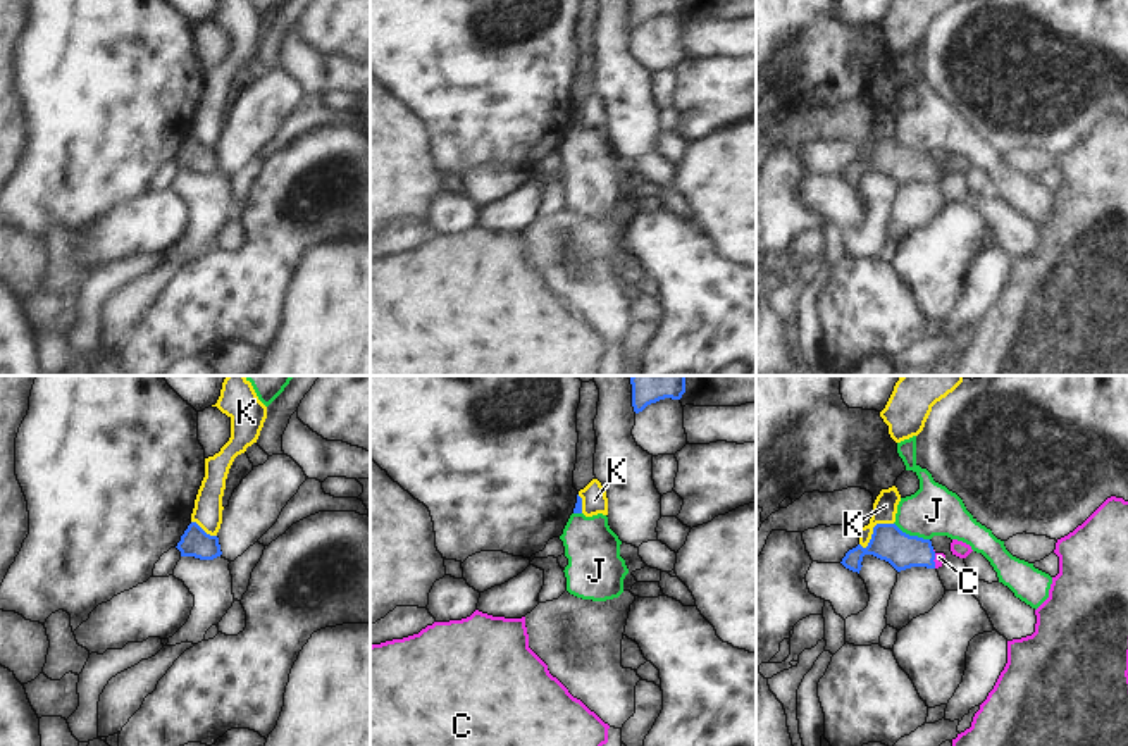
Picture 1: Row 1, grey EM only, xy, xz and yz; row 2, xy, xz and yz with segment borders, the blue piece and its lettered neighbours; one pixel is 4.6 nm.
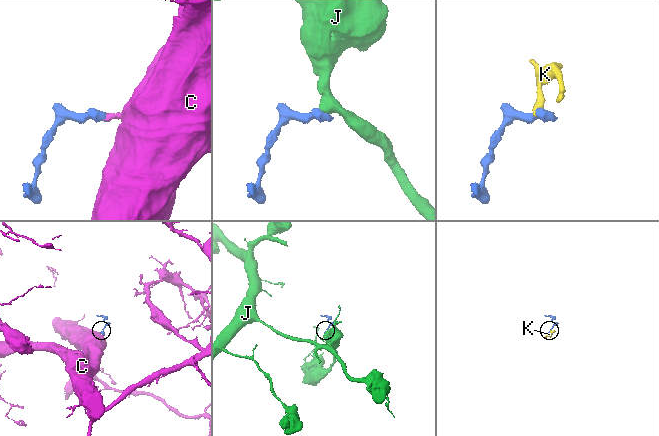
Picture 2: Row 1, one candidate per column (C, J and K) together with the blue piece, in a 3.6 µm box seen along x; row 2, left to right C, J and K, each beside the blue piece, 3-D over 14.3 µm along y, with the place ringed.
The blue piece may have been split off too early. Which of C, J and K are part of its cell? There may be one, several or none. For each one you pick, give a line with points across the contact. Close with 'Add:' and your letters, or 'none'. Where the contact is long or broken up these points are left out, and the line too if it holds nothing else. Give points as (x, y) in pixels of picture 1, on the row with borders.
C: runs through yz (889, 543), (903, 552), (934, 559), (939, 557)
Add: C

